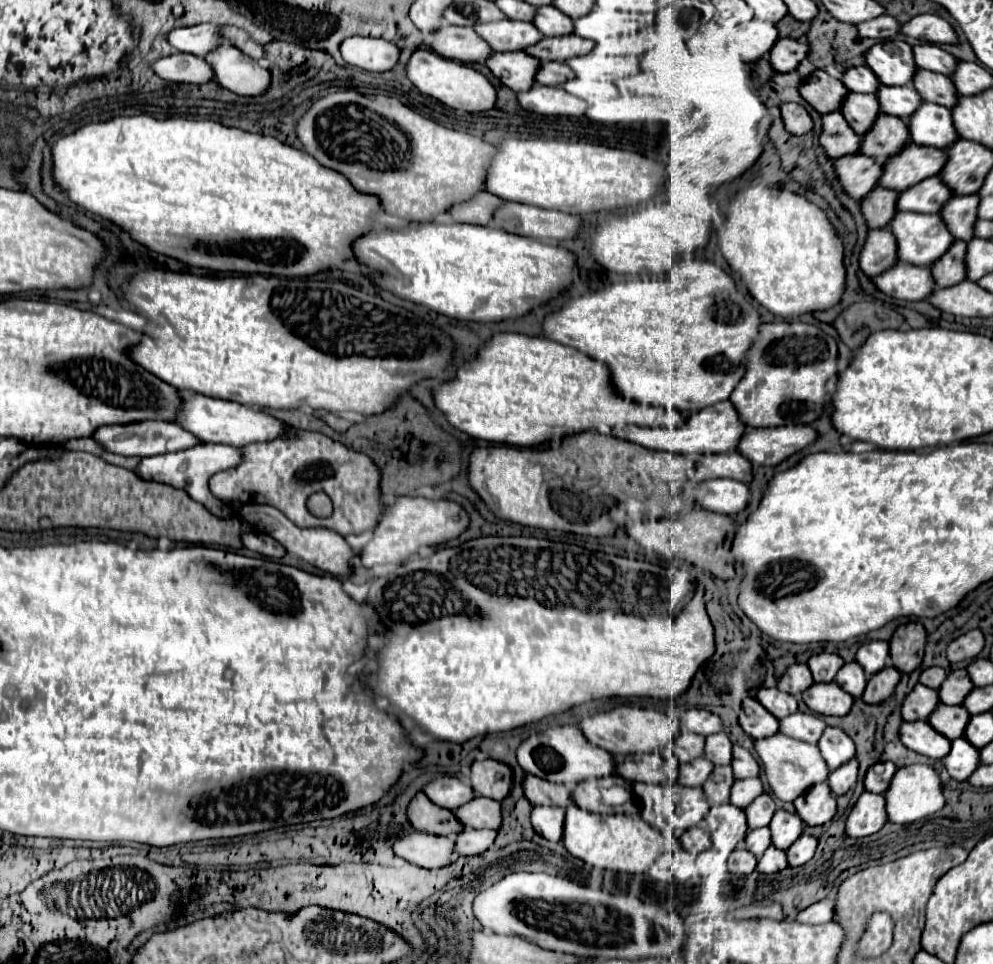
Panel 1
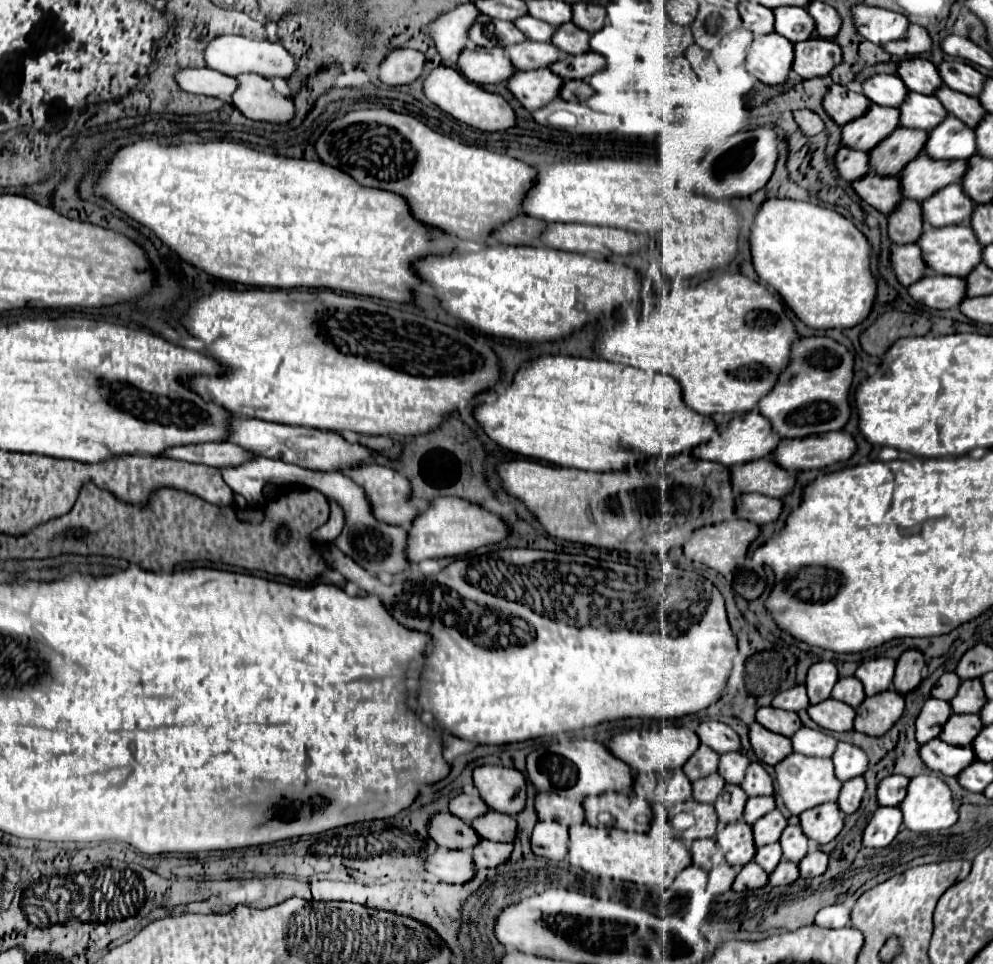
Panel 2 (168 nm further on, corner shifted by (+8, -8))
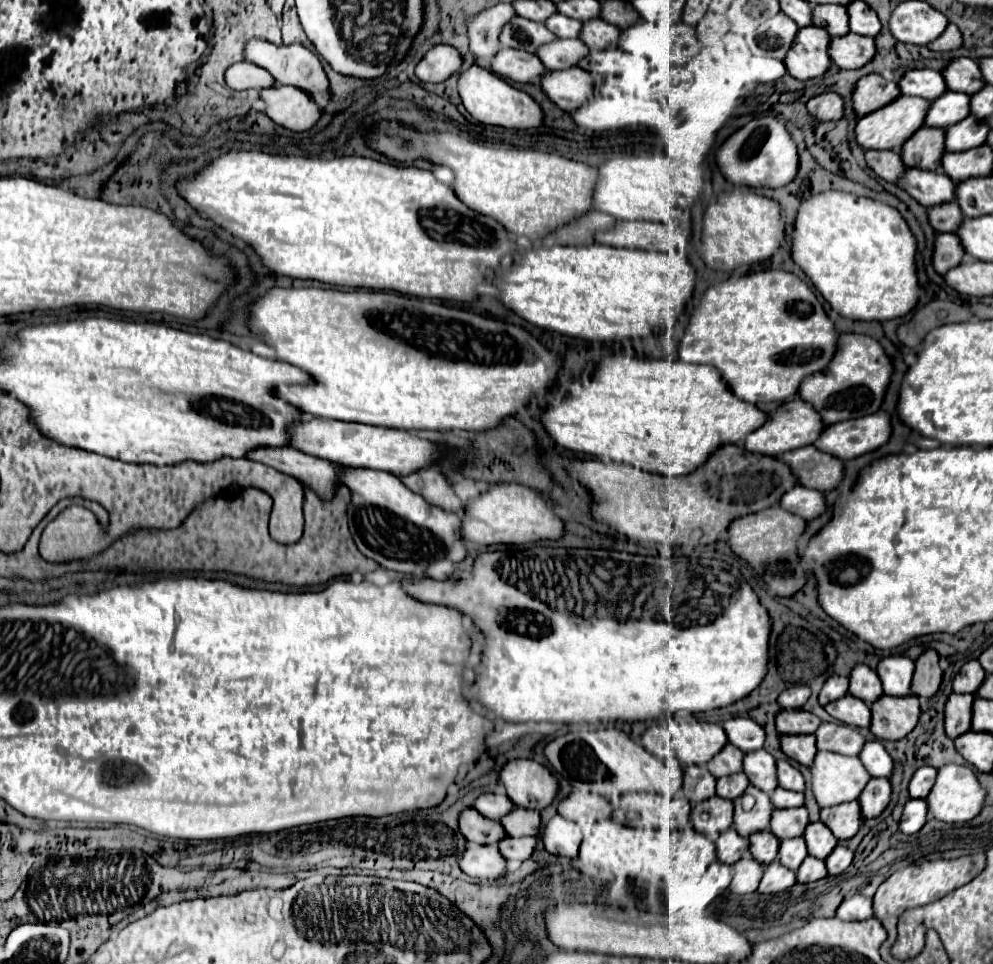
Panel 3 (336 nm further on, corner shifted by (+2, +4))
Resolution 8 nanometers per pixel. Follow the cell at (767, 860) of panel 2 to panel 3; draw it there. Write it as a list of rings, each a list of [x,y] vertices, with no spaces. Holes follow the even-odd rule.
[[[793,837],[793,839],[783,839],[779,843],[779,855],[777,861],[781,865],[785,865],[787,869],[797,869],[799,861],[803,861],[803,857],[807,857],[807,849],[805,849],[805,841],[801,837]]]

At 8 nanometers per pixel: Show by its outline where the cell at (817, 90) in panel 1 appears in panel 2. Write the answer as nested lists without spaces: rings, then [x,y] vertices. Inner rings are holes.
[[[831,85],[823,99],[825,111],[841,127],[861,117],[869,109],[869,105],[869,97],[865,97],[863,93],[853,93],[841,85]]]

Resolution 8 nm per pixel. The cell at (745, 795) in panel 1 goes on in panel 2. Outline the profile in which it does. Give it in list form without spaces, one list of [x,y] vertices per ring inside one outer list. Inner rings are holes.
[[[751,797],[747,801],[747,809],[745,809],[745,821],[749,825],[753,825],[757,819],[761,819],[763,815],[771,813],[775,809],[775,799],[773,797]]]

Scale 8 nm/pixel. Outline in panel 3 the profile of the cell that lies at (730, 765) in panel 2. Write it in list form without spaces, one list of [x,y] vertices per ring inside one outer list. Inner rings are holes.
[[[765,749],[747,751],[743,757],[743,773],[749,777],[751,785],[761,791],[771,793],[775,785],[775,759]]]

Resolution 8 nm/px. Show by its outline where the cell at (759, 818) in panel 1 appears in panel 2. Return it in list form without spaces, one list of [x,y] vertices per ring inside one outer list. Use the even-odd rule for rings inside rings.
[[[771,811],[765,817],[761,817],[755,825],[753,825],[753,837],[755,837],[755,845],[769,845],[769,843],[777,843],[783,829],[787,825],[787,819],[783,817],[781,811]]]

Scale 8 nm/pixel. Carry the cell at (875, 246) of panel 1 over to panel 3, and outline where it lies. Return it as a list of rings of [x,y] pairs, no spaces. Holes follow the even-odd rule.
[[[937,233],[931,265],[933,269],[943,275],[947,269],[953,269],[963,259],[963,249],[959,249],[959,239],[953,233]]]

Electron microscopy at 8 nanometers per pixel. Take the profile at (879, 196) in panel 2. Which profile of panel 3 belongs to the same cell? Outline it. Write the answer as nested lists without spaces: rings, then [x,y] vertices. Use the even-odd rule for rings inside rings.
[[[905,169],[897,181],[897,187],[909,193],[923,207],[953,201],[955,197],[955,181],[947,181],[947,177],[935,171]]]

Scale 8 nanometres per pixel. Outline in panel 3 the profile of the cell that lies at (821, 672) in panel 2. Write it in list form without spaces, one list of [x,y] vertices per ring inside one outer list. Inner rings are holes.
[[[833,675],[825,681],[821,693],[819,693],[819,703],[821,705],[827,705],[829,701],[835,701],[839,697],[843,697],[847,693],[847,687],[849,687],[849,679],[847,677],[841,677],[841,675]]]

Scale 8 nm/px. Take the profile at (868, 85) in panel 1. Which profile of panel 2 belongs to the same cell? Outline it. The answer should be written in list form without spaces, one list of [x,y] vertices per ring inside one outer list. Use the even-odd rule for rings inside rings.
[[[875,75],[863,83],[863,93],[877,105],[899,107],[909,95],[909,89],[897,75]]]

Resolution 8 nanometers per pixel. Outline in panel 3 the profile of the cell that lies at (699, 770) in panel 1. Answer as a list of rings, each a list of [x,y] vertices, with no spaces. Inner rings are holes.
[[[733,773],[727,777],[717,779],[717,795],[723,799],[735,799],[743,789],[749,785],[749,779],[745,773]]]

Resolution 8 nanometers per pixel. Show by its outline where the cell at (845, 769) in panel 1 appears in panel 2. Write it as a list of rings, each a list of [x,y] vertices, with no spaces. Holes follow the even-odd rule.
[[[855,777],[855,779],[845,781],[845,785],[841,789],[841,795],[839,795],[839,807],[841,807],[841,811],[847,813],[847,815],[855,813],[861,807],[865,789],[867,789],[867,785],[865,785],[863,777]]]

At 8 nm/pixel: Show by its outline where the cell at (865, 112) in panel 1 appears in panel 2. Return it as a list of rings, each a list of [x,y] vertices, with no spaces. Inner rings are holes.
[[[871,105],[869,111],[843,127],[843,145],[869,153],[899,127],[899,109]]]

